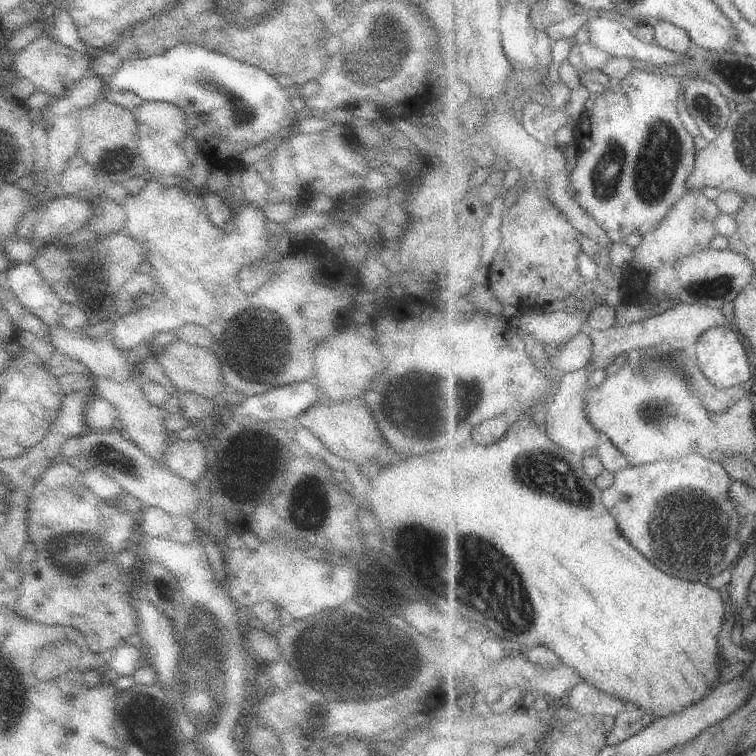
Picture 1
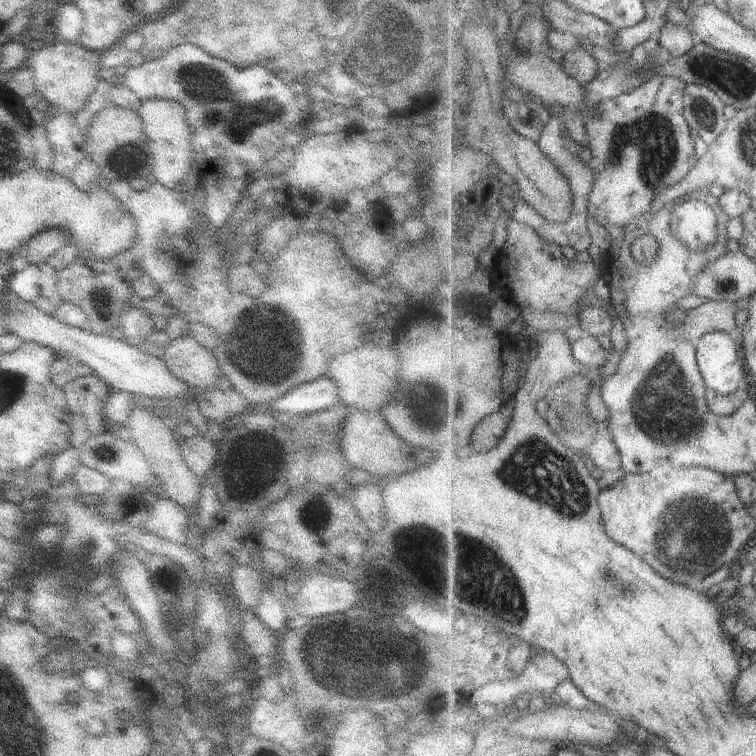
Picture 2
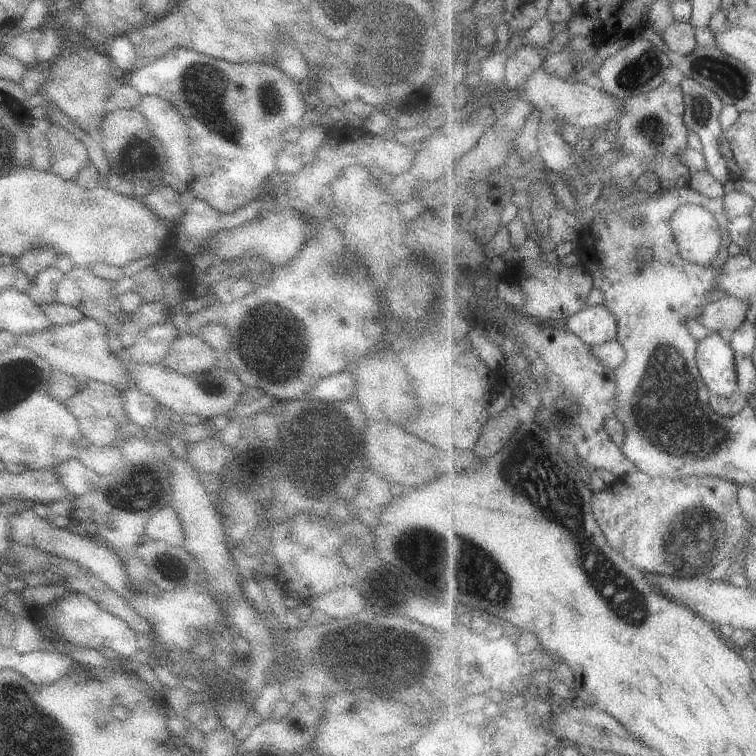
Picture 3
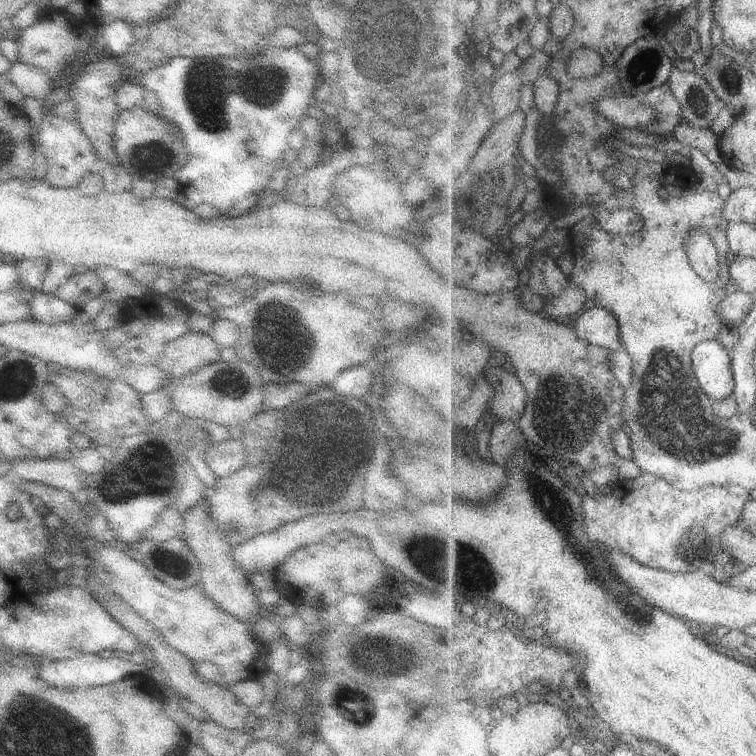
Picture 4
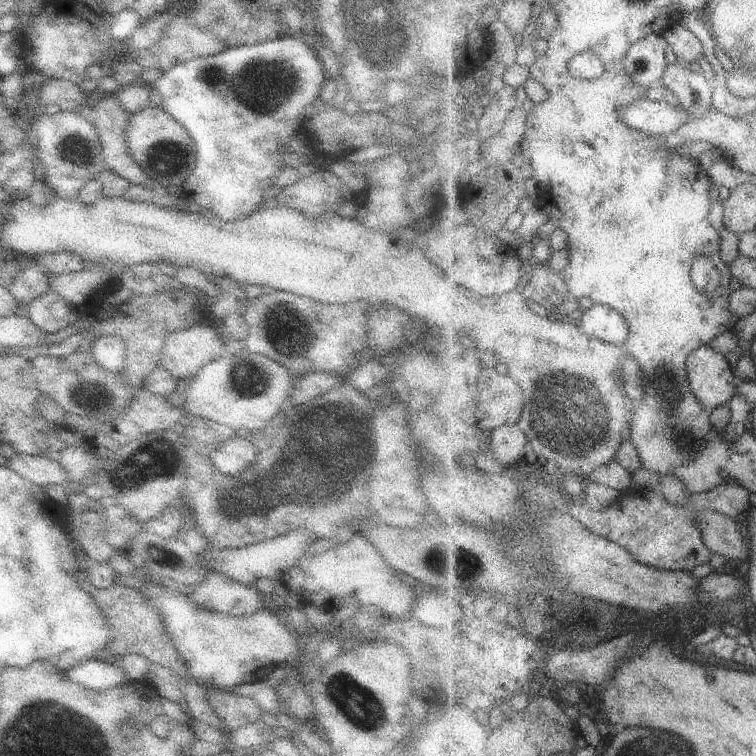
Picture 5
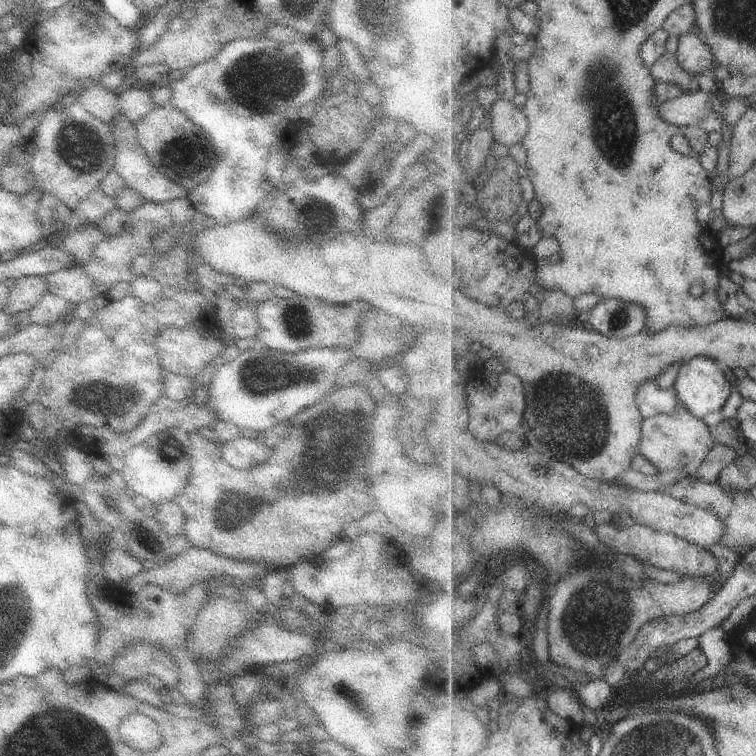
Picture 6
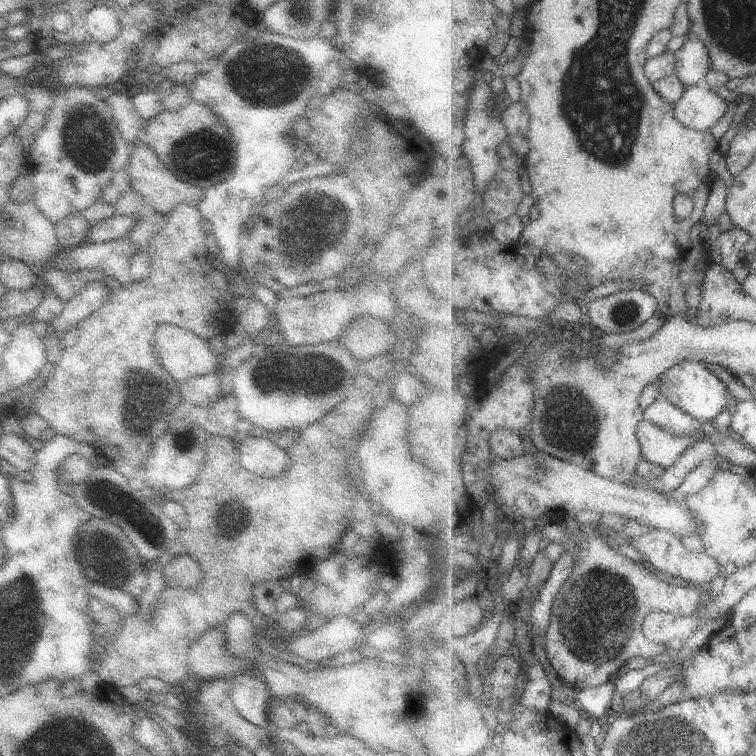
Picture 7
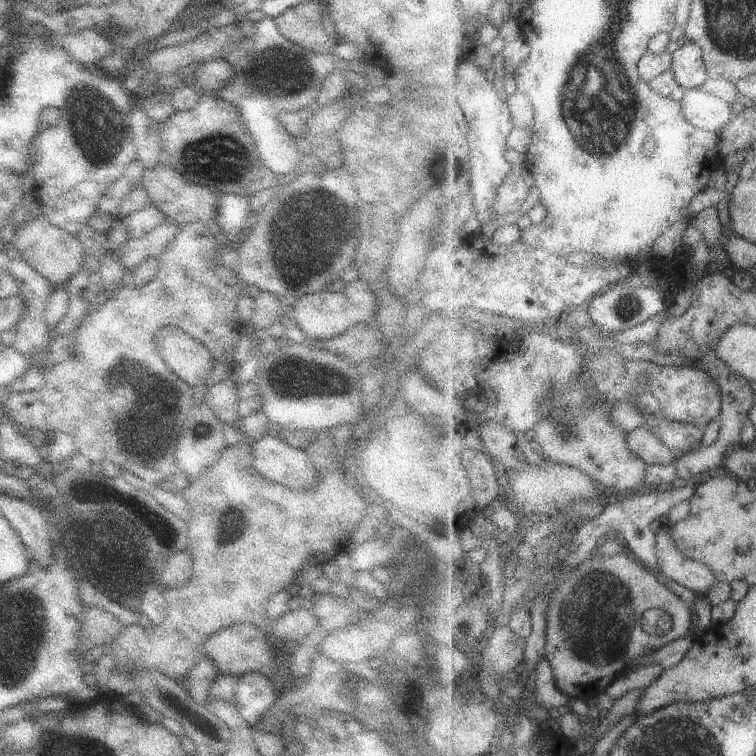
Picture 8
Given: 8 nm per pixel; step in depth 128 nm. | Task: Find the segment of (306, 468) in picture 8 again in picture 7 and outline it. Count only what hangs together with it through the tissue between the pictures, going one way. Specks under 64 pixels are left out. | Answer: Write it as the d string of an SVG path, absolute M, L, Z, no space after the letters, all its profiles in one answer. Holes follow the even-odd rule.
M245 435L236 443L237 460L244 469L259 476L285 474L289 468L289 454L281 450L285 445L279 438L271 440L269 435Z

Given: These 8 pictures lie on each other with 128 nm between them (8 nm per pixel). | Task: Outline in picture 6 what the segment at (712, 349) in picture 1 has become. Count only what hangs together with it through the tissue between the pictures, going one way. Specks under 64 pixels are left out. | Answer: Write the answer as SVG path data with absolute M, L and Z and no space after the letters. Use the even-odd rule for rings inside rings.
M698 356L683 362L678 370L673 390L680 404L689 409L696 417L704 419L707 415L719 413L731 398L734 388L725 378L723 370L719 368L716 360L709 357Z

